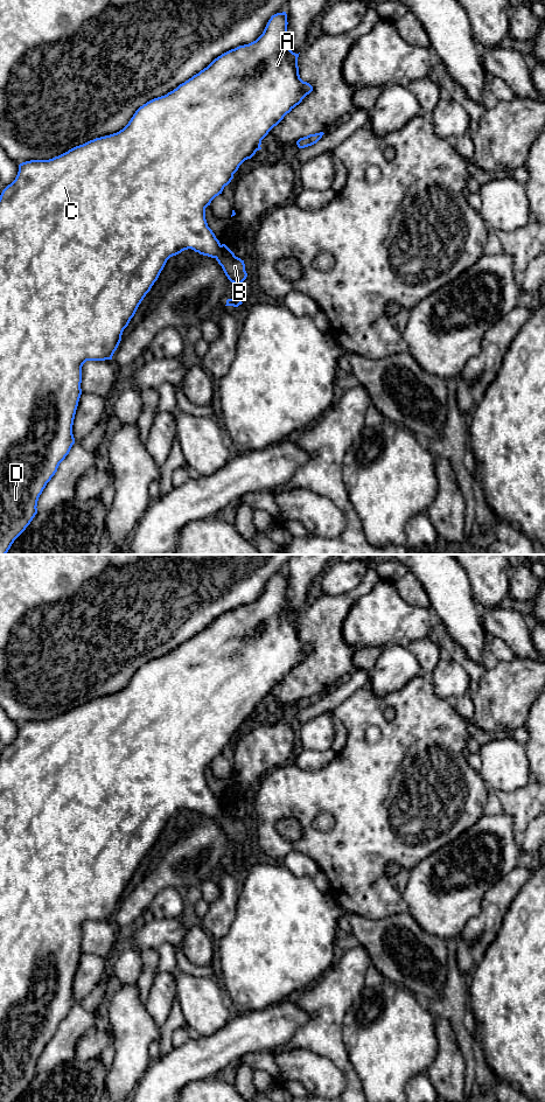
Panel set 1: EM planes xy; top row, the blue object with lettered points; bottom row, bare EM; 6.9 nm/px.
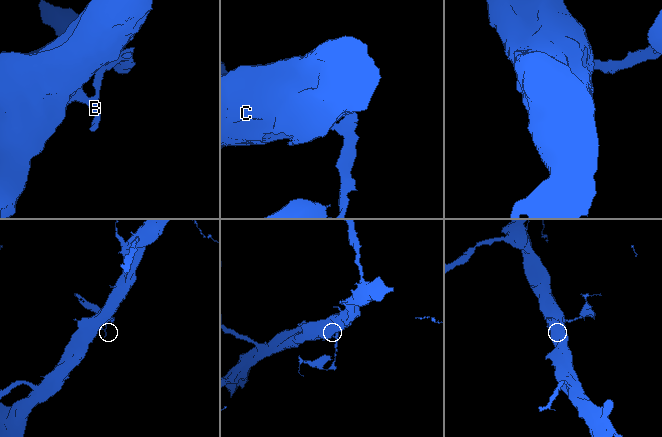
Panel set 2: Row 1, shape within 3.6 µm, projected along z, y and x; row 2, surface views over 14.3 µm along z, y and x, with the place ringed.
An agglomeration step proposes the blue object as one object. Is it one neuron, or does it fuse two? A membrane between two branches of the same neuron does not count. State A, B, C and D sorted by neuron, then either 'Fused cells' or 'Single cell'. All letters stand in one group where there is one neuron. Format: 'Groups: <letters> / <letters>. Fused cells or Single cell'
Groups: A C D / B. Fused cells

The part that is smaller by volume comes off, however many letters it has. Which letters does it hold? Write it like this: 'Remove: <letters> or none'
Remove: B

